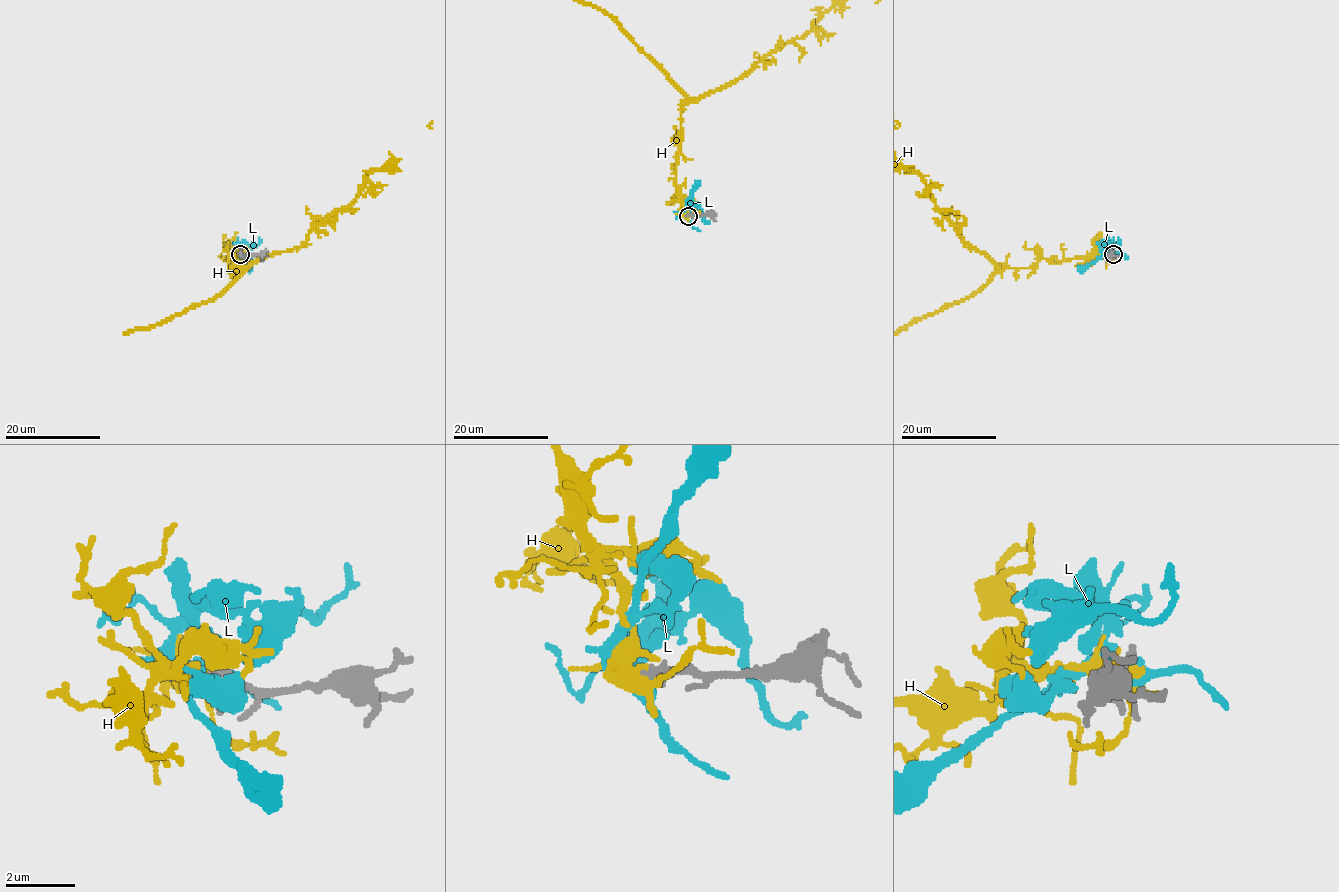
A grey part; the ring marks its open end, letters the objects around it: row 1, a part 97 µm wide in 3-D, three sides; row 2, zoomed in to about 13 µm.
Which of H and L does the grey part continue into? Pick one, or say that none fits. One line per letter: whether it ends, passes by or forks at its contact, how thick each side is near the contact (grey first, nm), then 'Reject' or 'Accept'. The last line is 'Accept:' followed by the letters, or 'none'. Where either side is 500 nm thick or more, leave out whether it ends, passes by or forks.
H: It forks there. Thickness 300 nm (grey) against 400 nm. Reject
L: It forks there. Thickness 280 nm (grey) against 120 nm. Accept
Accept: L

